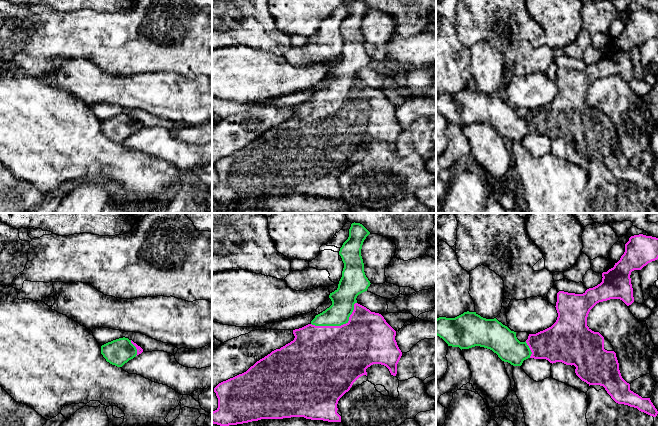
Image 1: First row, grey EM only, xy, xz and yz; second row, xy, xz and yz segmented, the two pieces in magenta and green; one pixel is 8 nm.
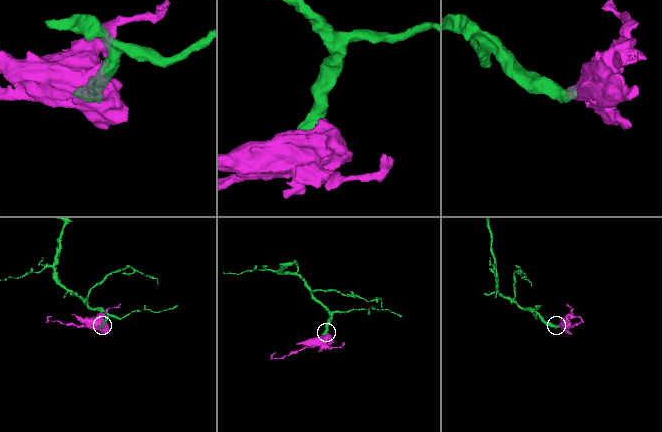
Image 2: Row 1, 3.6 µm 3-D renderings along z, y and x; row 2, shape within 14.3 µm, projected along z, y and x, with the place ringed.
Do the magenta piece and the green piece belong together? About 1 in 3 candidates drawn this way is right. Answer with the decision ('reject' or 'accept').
accept

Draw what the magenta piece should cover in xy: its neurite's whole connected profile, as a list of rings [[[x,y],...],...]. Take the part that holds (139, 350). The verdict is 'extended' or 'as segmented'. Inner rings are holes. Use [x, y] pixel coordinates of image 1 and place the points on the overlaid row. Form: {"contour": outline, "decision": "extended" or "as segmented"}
{"contour": [[[119,338],[101,346],[101,354],[112,365],[122,367],[141,354],[143,349],[128,338]]], "decision": "extended"}

